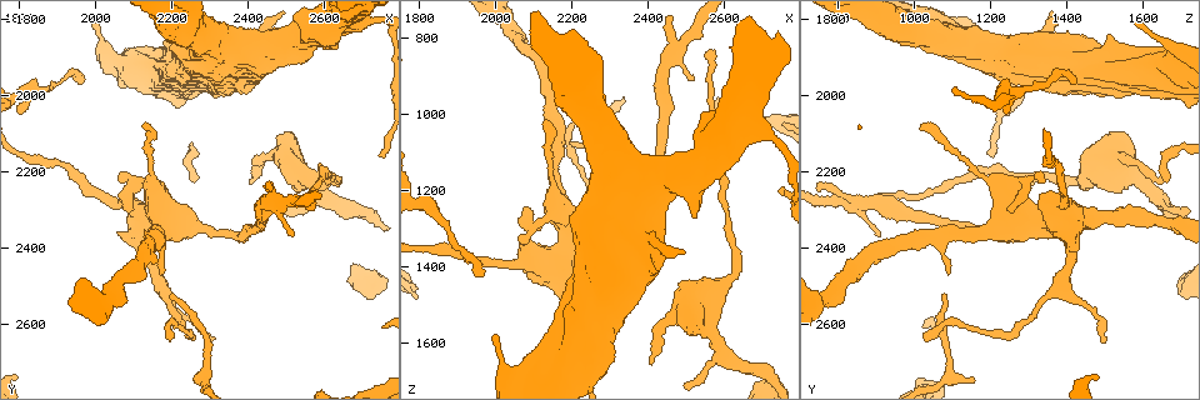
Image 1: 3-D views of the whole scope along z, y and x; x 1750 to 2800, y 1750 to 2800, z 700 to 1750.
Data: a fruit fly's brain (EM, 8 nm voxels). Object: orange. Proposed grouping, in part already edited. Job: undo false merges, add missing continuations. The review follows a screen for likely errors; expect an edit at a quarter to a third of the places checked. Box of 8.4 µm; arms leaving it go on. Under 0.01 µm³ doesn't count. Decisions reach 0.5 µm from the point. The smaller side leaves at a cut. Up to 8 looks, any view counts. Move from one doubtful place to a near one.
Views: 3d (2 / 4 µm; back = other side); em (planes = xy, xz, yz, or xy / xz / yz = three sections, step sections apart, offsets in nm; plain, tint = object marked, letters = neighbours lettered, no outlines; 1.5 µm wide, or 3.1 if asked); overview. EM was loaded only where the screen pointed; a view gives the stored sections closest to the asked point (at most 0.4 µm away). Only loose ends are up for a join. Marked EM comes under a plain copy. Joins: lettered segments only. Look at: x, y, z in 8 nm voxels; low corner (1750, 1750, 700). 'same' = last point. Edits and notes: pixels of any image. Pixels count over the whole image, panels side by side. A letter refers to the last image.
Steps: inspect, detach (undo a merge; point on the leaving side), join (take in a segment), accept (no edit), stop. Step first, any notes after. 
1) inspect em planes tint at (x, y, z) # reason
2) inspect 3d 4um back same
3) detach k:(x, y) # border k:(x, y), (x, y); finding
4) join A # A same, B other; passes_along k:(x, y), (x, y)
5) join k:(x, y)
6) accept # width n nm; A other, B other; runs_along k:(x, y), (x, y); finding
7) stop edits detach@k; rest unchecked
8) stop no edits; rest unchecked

inspect em planes letters at (2310, 2645, 1500) # thin end

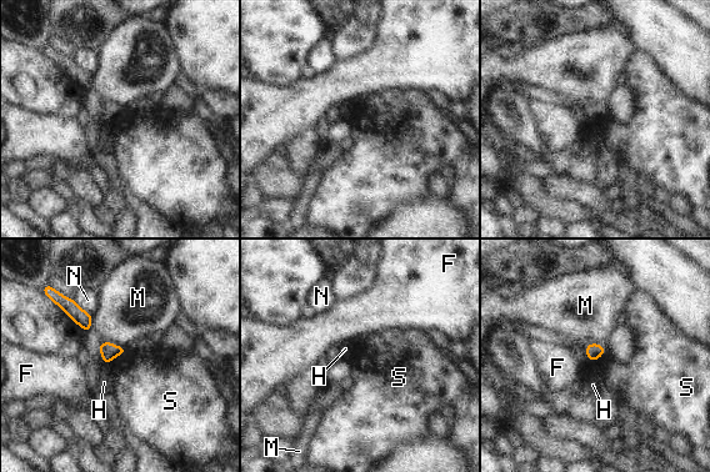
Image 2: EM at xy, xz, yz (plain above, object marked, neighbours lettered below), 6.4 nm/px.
accept # width 110 nm; F other, H other, M other, N other, S other; border 2:(126, 351), (116, 355), (108, 363); no lettered segment goes on from it

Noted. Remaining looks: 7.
inspect 3d 4um at (2600, 2225, 1455) # calibre changes

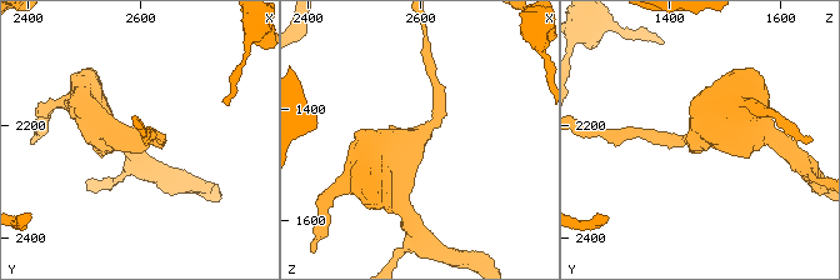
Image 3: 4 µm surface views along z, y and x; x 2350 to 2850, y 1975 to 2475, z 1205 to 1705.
inspect em planes tint at (2595, 2225, 1450) # shape alone is not enough

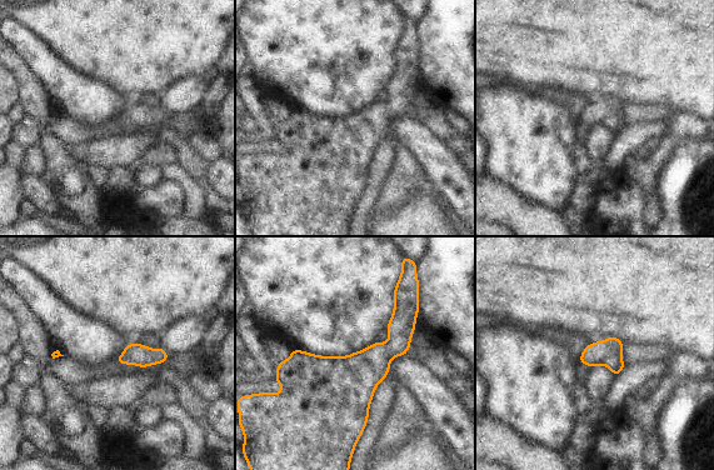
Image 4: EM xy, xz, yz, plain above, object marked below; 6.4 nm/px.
inspect em planes letters same

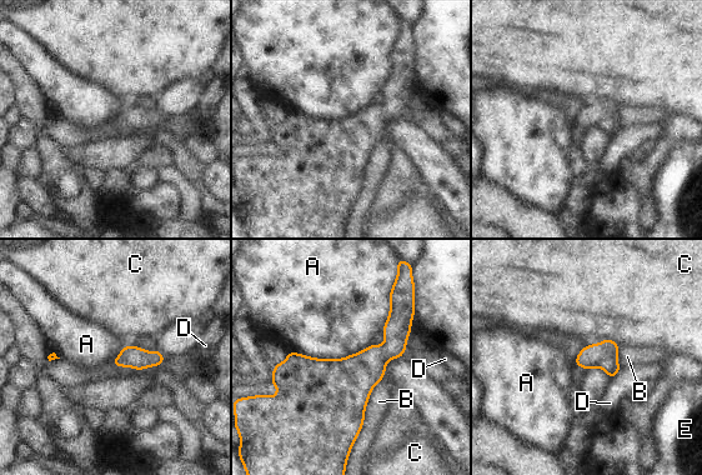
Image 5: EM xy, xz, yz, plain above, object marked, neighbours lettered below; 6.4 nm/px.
accept # A other, B other, C other, D other, E other; border 5:(372, 344), (342, 358), (287, 353); continuous, no second cell

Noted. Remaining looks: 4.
inspect 3d 4um at (2405, 2230, 1655) # free end

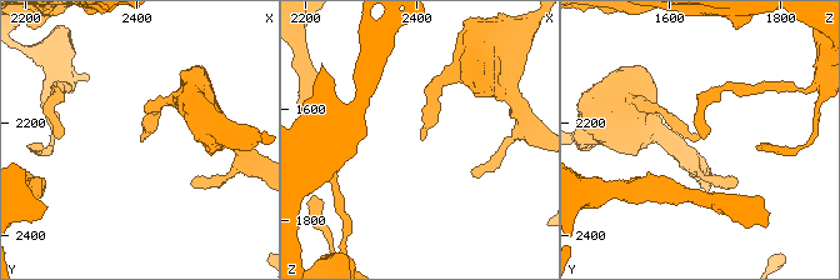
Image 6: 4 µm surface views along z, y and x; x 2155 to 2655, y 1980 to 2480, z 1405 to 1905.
inspect em planes letters at (2405, 2230, 1660) # shape alone is not enough

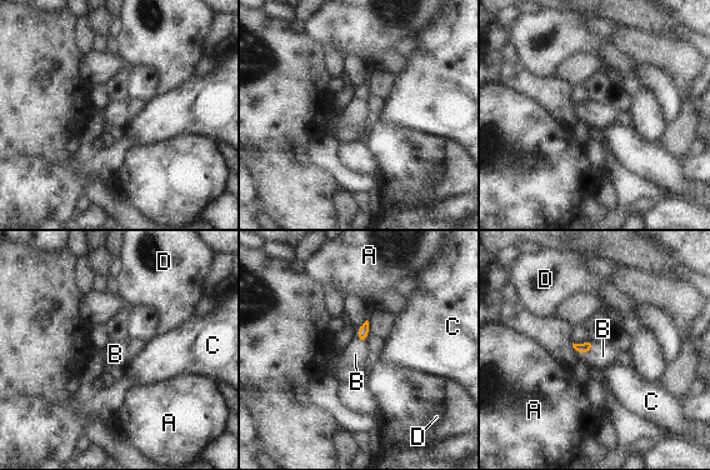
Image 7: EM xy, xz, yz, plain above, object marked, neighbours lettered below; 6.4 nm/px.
join B # A other, B same, C other, D other; passes_along 7:(586, 346), (593, 345), (603, 356); the cell continues

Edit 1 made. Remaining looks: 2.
stop edits join@7; rest unchecked

